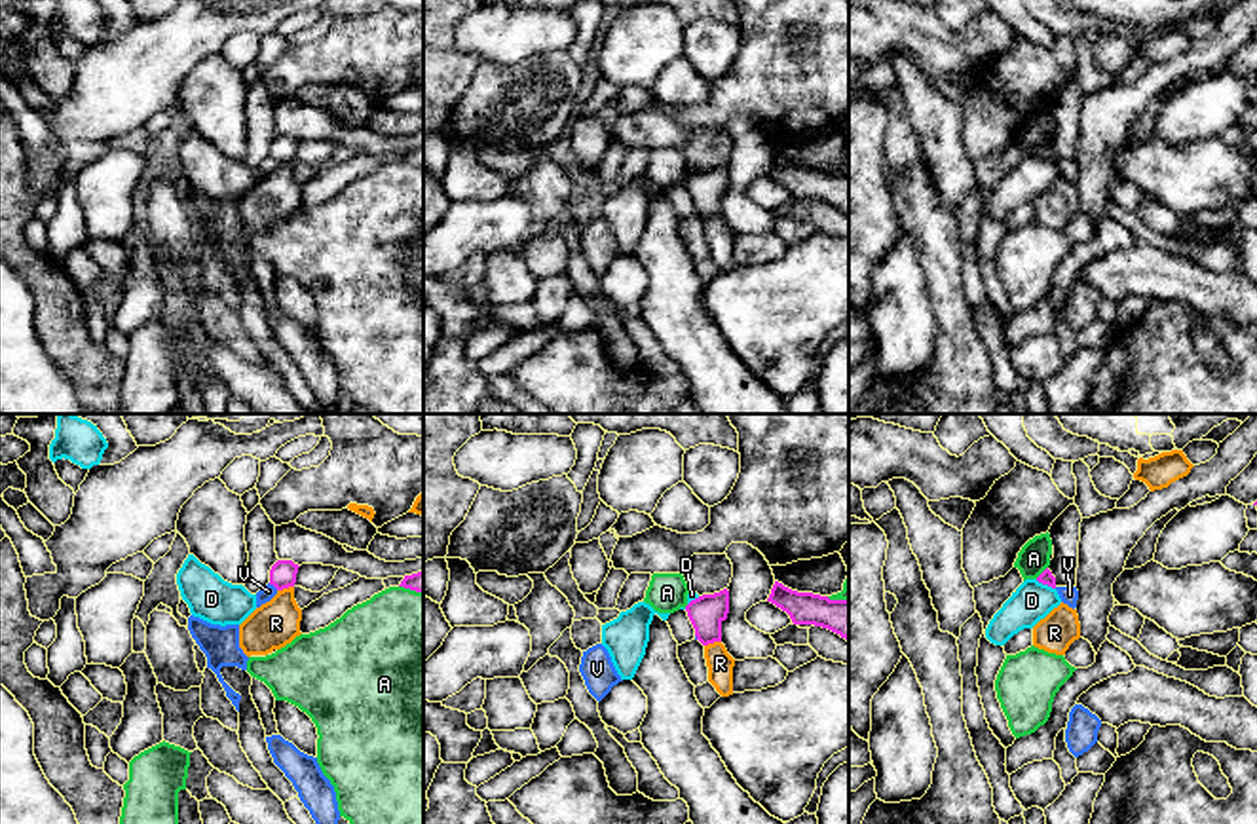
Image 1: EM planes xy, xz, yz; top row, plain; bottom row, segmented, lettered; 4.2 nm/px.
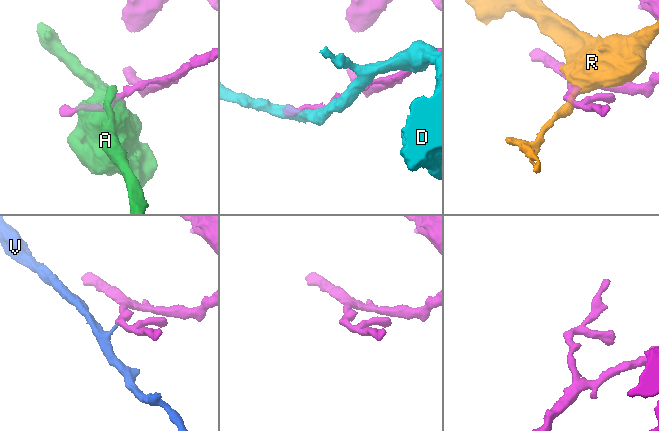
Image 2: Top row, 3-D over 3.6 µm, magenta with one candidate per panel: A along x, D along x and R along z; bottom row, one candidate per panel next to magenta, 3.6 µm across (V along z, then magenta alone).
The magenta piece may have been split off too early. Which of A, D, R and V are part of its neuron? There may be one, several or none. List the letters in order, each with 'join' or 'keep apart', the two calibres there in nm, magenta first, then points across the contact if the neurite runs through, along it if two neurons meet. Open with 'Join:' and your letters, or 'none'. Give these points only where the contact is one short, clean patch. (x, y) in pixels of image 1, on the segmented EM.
Join: none
A: keep apart; 60 nm thick on the magenta side, 140 nm on the other
D: keep apart; 60 nm thick on the magenta side, 160 nm on the other
R: keep apart; 110 nm thick on the magenta side, 200 nm on the other
V: keep apart; 110 nm thick on the magenta side, 60 nm on the other; border along xy (268, 583), (278, 589)

